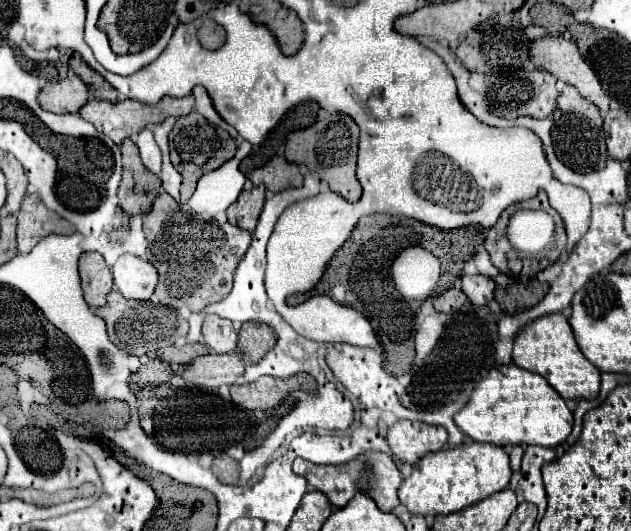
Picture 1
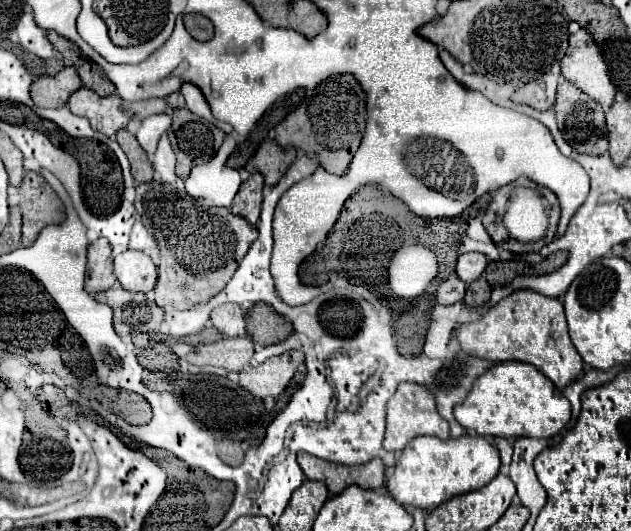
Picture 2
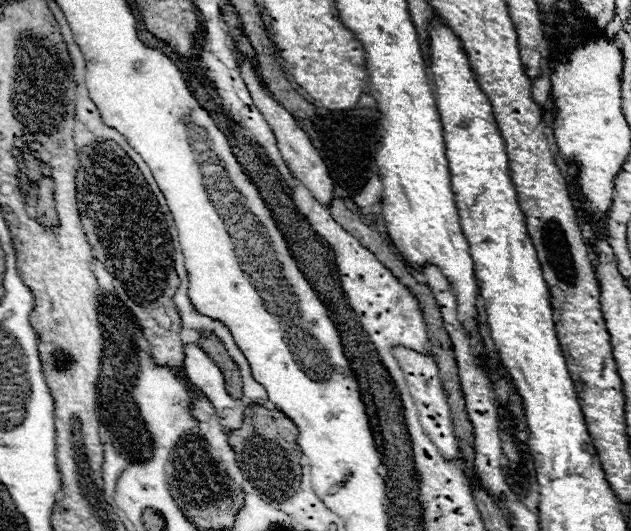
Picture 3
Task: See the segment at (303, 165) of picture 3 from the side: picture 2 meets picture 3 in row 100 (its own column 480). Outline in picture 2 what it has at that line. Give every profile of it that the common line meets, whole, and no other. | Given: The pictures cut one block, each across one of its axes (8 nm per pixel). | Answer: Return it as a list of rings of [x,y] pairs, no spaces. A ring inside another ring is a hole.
[[[470,252],[470,254],[462,254],[458,258],[458,264],[456,264],[456,274],[462,282],[470,284],[474,280],[478,280],[482,276],[486,268],[486,256],[484,254],[478,254],[478,252]]]

